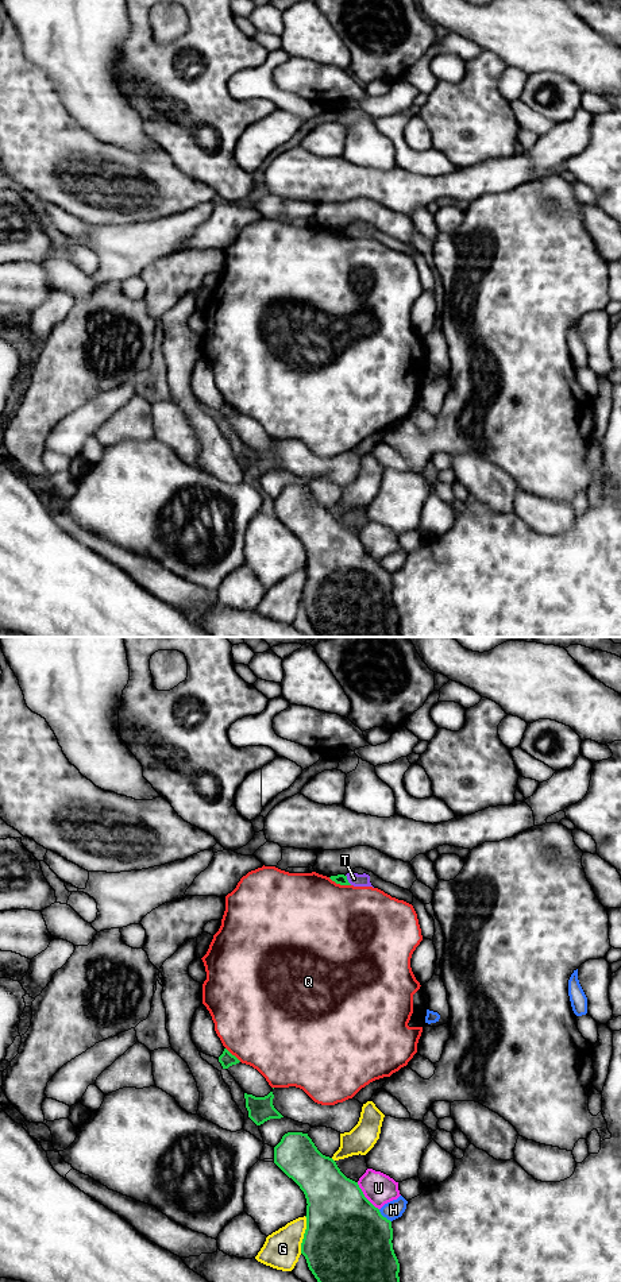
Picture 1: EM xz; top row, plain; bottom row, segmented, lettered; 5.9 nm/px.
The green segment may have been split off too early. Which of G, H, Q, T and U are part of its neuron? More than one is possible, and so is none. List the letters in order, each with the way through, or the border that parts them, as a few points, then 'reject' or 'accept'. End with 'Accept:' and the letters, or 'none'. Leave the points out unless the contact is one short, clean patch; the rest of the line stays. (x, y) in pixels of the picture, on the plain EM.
G: reject
H: reject
Q: reject
T: border xz (346, 227), (351, 236); reject
U: reject
Accept: none

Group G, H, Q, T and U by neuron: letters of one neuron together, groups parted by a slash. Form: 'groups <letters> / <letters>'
groups G / H / Q / T / U

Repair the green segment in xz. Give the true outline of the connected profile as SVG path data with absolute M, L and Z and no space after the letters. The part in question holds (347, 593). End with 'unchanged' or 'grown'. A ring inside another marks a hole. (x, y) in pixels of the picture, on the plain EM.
M288 484L274 499L274 515L292 530L306 551L306 582L301 606L320 637L400 637L400 615L393 602L392 574L363 547L358 534L347 530L336 514L323 507L308 486Z; unchanged

